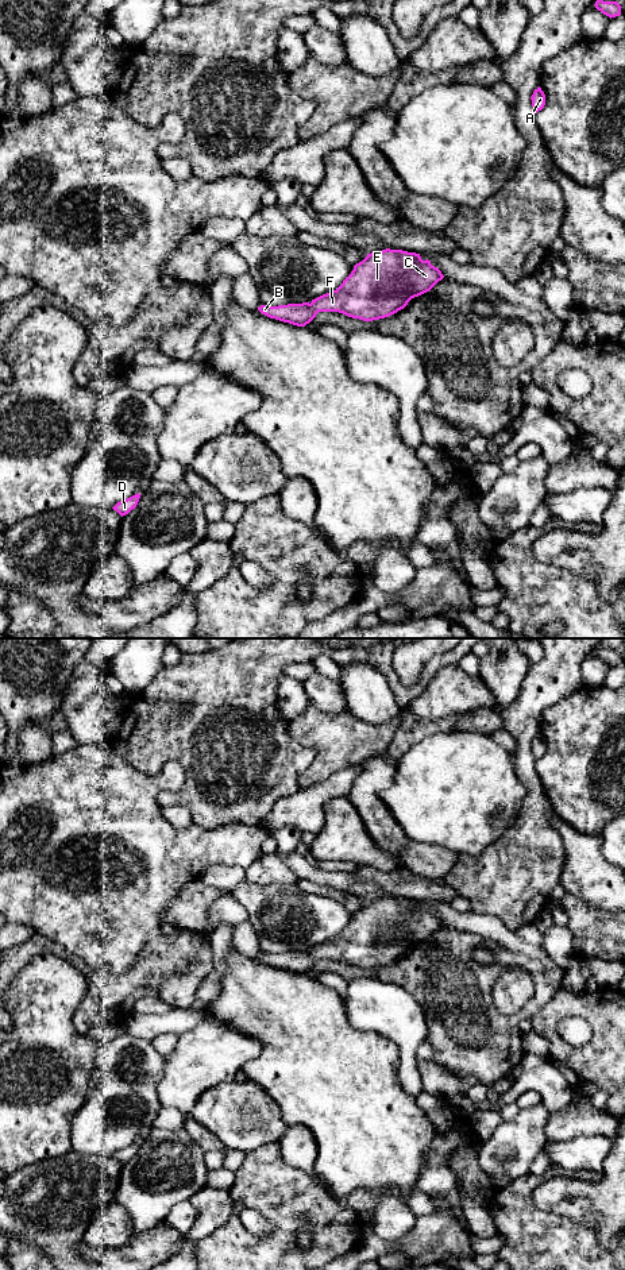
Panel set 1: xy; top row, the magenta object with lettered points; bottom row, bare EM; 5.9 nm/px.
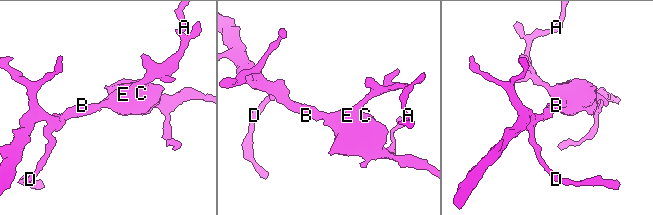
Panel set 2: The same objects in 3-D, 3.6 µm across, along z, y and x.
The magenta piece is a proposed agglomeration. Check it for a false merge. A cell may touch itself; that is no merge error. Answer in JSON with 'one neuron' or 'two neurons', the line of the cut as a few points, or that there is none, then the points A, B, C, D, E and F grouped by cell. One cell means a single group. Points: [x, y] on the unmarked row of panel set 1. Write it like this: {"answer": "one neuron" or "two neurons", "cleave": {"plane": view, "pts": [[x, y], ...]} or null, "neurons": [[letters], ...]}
{"answer": "one neuron", "cleave": null, "neurons": [["A", "B", "C", "D", "E", "F"]]}

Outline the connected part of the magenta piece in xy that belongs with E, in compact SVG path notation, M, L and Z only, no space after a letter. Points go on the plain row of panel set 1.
M386 896L367 902L336 938L310 951L261 953L258 958L297 974L309 972L319 960L339 960L373 969L404 957L412 946L429 939L443 926L441 919L431 908L423 908L420 902Z

